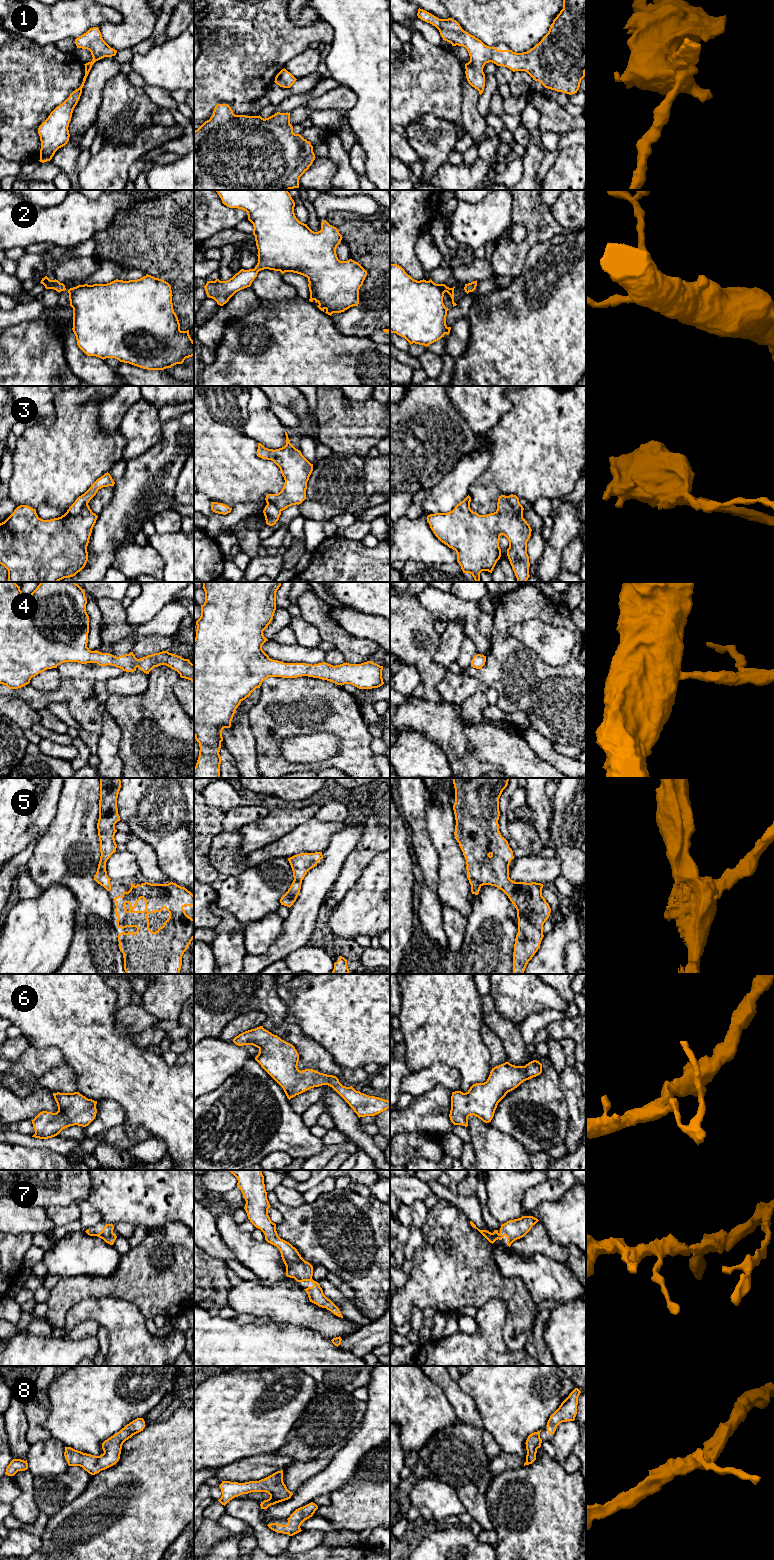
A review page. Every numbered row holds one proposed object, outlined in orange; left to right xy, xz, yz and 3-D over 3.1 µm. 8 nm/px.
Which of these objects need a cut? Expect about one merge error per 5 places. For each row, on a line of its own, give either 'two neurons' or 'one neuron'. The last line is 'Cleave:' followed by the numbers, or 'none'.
1: one neuron
2: one neuron
3: two neurons
4: one neuron
5: one neuron
6: one neuron
7: one neuron
8: one neuron
Cleave: 3

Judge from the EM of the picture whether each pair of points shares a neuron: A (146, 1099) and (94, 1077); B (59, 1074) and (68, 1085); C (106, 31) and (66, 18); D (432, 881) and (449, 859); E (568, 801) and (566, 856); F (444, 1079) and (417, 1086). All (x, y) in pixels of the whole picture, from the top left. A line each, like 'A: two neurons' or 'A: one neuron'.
A: one neuron
B: one neuron
C: two neurons
D: two neurons
E: one neuron
F: one neuron

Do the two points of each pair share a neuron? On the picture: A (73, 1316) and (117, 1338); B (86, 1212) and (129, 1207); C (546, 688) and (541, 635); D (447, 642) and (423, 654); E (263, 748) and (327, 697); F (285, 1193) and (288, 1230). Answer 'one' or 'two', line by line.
A: one
B: two
C: two
D: two
E: one
F: two

